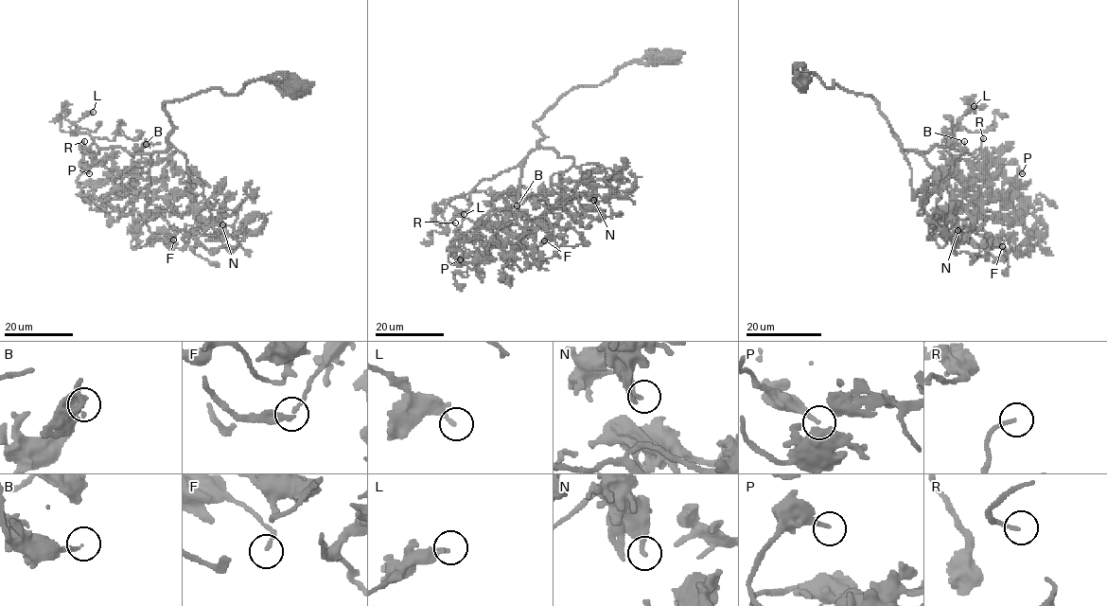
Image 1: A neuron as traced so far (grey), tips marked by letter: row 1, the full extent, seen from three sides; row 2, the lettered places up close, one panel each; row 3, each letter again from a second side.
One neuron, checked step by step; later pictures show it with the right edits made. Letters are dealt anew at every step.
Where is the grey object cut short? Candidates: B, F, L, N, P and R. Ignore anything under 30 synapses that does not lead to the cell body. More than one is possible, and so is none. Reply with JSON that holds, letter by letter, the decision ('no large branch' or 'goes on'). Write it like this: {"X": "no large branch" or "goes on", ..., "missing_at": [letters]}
{"B": "no large branch", "F": "no large branch", "L": "no large branch", "N": "no large branch", "P": "no large branch", "R": "goes on", "missing_at": ["R"]}

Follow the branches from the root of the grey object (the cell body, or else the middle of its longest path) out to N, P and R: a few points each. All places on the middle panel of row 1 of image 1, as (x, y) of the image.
N: (665, 55), (646, 54), (598, 85), (571, 89), (534, 123), (542, 147), (573, 159), (593, 200)
P: (665, 55), (571, 89), (538, 119), (543, 137), (521, 183), (448, 251), (460, 259)
R: (665, 55), (646, 54), (598, 85), (567, 91), (534, 123), (543, 135), (539, 147), (483, 179), (455, 222)

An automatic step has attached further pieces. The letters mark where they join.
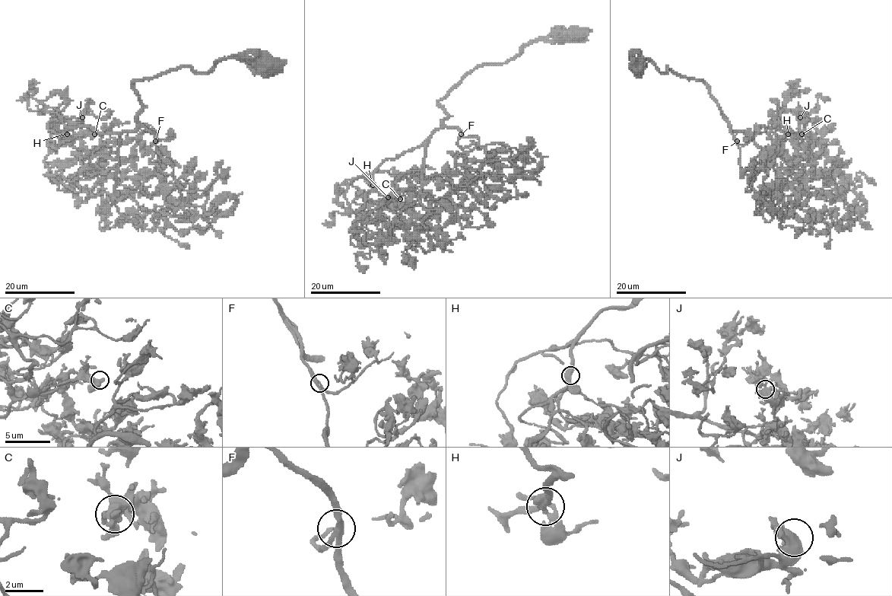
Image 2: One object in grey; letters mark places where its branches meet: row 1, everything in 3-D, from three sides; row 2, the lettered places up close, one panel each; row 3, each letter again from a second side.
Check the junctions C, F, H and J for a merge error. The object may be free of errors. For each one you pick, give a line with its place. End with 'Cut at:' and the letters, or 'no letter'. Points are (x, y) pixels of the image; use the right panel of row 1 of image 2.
Cut at: no letter

